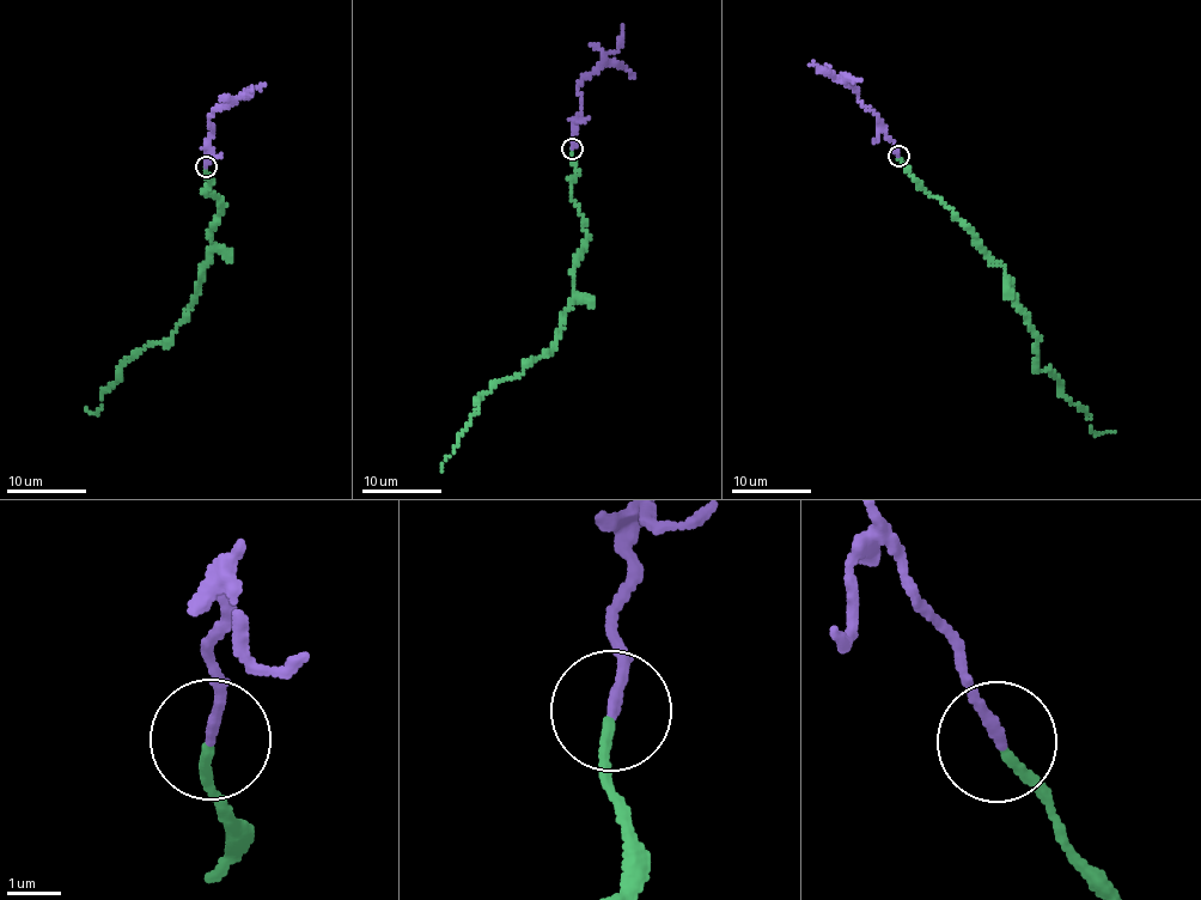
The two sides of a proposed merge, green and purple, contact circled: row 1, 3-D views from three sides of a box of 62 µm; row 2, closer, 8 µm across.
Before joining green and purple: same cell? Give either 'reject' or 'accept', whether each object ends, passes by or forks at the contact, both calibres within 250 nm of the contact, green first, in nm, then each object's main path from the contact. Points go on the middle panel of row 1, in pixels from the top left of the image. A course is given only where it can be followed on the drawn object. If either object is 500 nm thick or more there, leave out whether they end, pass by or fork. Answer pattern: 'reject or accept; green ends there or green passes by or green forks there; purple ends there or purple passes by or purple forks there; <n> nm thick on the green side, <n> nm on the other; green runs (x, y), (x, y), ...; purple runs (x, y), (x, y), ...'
reject; green ends there; purple ends there; 170 nm thick on the green side, 200 nm on the other; green runs (573, 149), (572, 200), (584, 219), (585, 242), (555, 350), (475, 403), (477, 411), (440, 470); purple runs (573, 149), (580, 114), (578, 84), (617, 48), (623, 25)

